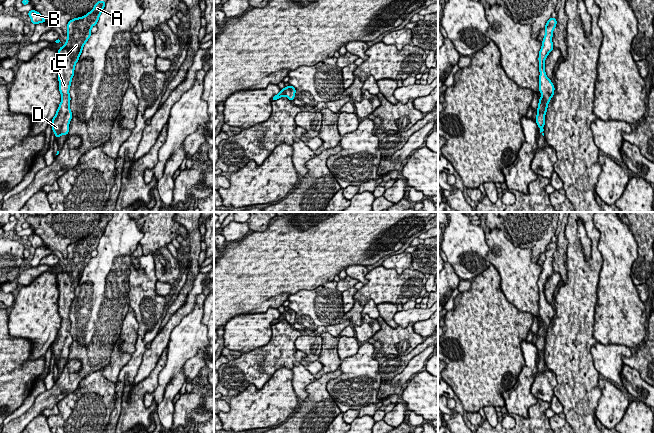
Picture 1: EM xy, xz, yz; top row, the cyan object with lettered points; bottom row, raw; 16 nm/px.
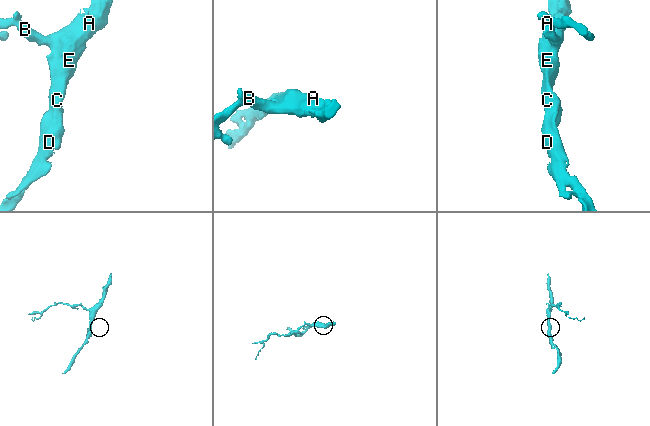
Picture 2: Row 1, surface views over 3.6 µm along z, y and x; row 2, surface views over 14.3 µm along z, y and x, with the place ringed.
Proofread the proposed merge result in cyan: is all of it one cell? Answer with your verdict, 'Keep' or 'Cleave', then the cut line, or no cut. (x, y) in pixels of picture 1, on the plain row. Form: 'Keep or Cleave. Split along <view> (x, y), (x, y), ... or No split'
Keep. No split

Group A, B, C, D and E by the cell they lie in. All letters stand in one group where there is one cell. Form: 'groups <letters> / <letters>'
groups A B C D E

